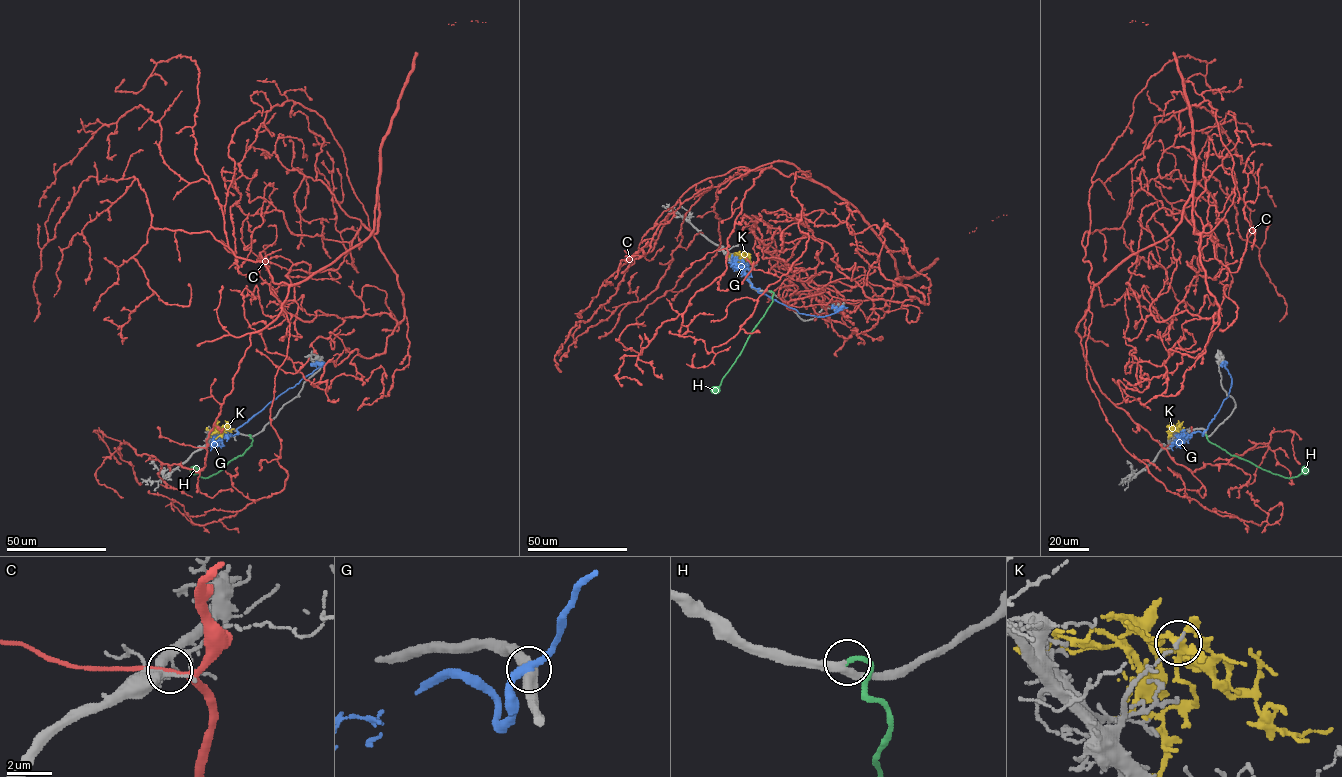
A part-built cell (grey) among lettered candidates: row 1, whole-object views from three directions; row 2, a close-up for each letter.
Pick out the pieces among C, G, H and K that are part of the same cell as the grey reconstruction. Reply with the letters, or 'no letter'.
H

